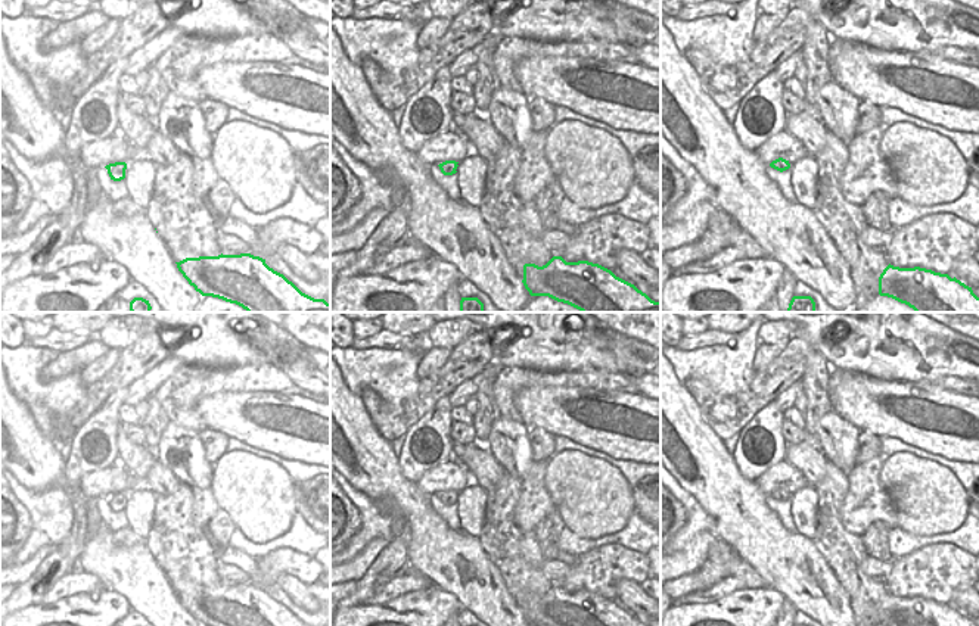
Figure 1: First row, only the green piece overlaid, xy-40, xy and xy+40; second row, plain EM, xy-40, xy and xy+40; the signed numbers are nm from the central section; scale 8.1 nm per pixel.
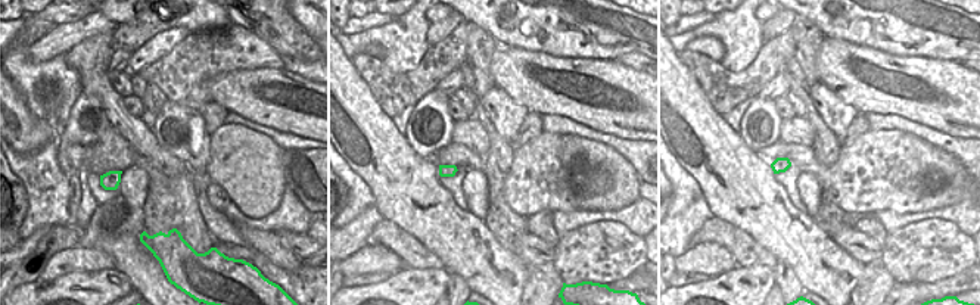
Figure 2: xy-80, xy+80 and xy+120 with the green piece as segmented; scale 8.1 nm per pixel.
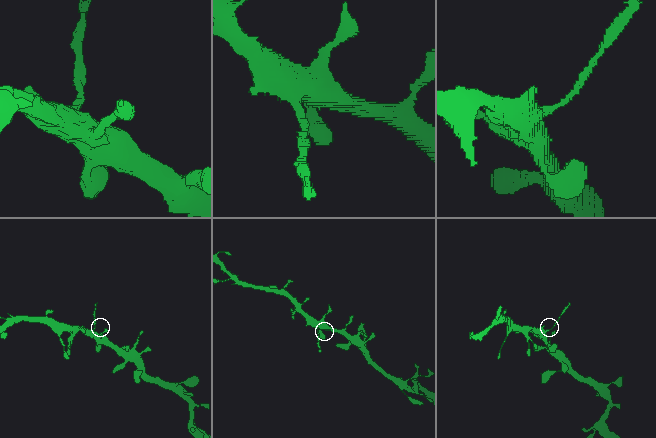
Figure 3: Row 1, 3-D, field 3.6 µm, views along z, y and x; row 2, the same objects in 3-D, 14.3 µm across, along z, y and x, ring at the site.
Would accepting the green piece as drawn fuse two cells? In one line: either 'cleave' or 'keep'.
cleave

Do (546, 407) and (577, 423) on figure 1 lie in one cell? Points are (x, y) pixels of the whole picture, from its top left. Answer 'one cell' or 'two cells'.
one cell

